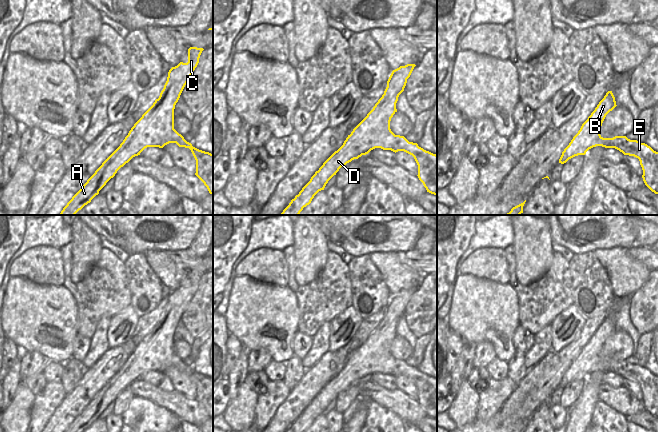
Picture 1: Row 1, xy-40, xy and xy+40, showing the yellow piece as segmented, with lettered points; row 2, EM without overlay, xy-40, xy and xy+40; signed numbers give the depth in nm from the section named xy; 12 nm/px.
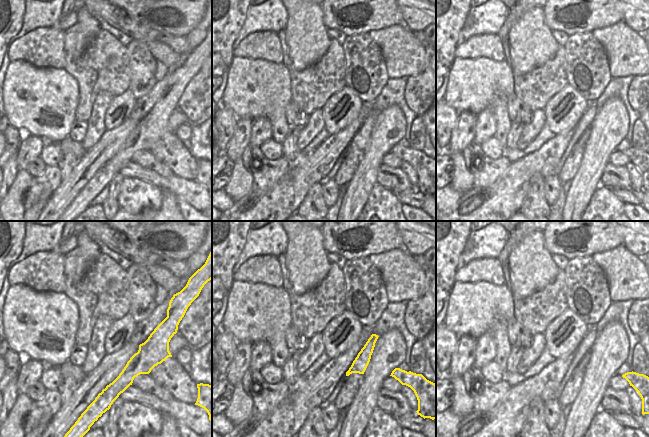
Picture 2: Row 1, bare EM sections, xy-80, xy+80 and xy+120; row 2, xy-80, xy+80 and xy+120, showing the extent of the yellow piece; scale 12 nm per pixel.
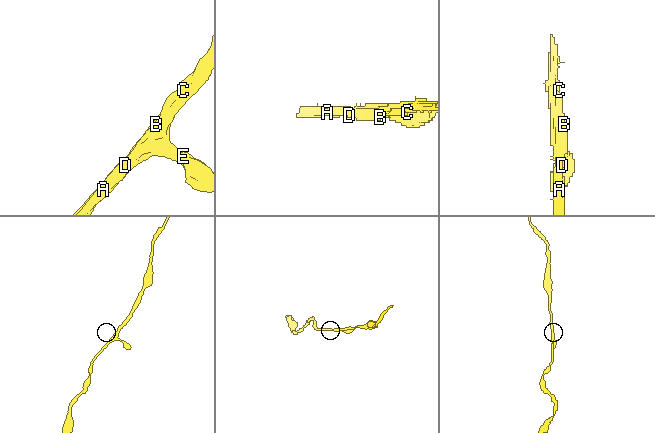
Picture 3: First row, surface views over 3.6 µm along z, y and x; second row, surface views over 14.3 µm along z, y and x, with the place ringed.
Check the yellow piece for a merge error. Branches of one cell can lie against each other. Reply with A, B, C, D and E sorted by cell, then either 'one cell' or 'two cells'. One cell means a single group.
A B C D E; one cell

